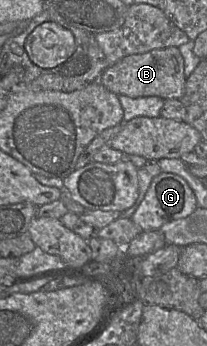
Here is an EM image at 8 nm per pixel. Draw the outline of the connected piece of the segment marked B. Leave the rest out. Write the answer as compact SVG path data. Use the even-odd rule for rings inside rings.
M178 47L153 49L142 54L128 55L108 66L98 80L109 91L131 98L157 96L180 99L185 91L184 59Z

